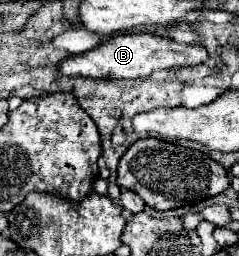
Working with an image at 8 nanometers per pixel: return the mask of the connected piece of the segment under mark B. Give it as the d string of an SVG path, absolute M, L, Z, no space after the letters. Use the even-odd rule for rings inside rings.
M132 33L132 35L112 35L98 49L64 59L60 63L60 73L70 77L92 77L92 79L146 79L154 71L190 67L204 63L206 59L208 51L202 45L176 43L168 37L160 37L154 33Z

